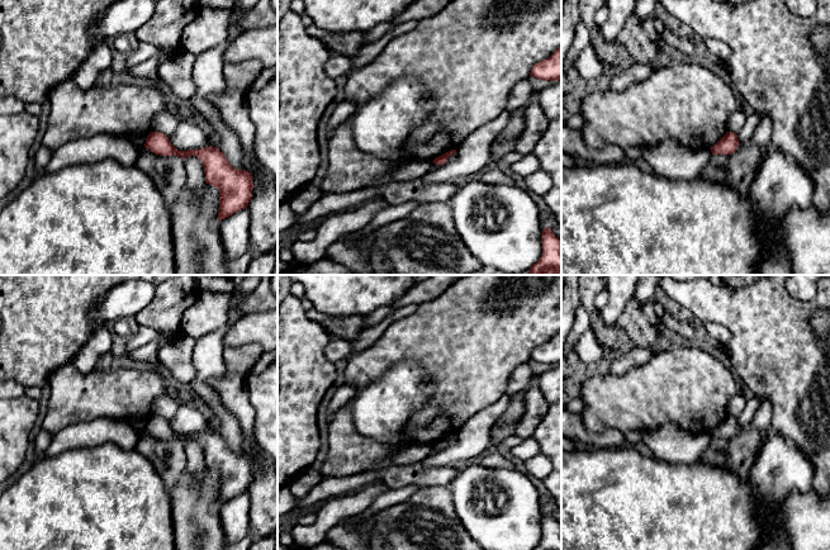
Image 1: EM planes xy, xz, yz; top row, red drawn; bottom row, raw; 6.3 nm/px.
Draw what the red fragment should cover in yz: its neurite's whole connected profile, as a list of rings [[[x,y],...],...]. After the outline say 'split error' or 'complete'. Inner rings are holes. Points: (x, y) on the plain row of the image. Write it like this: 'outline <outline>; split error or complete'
outline [[[726,416],[726,418],[711,431],[712,438],[731,438],[739,430],[737,418]]]; complete

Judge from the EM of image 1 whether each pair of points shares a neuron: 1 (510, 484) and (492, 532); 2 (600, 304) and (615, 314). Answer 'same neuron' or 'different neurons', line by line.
1: same neuron
2: different neurons

